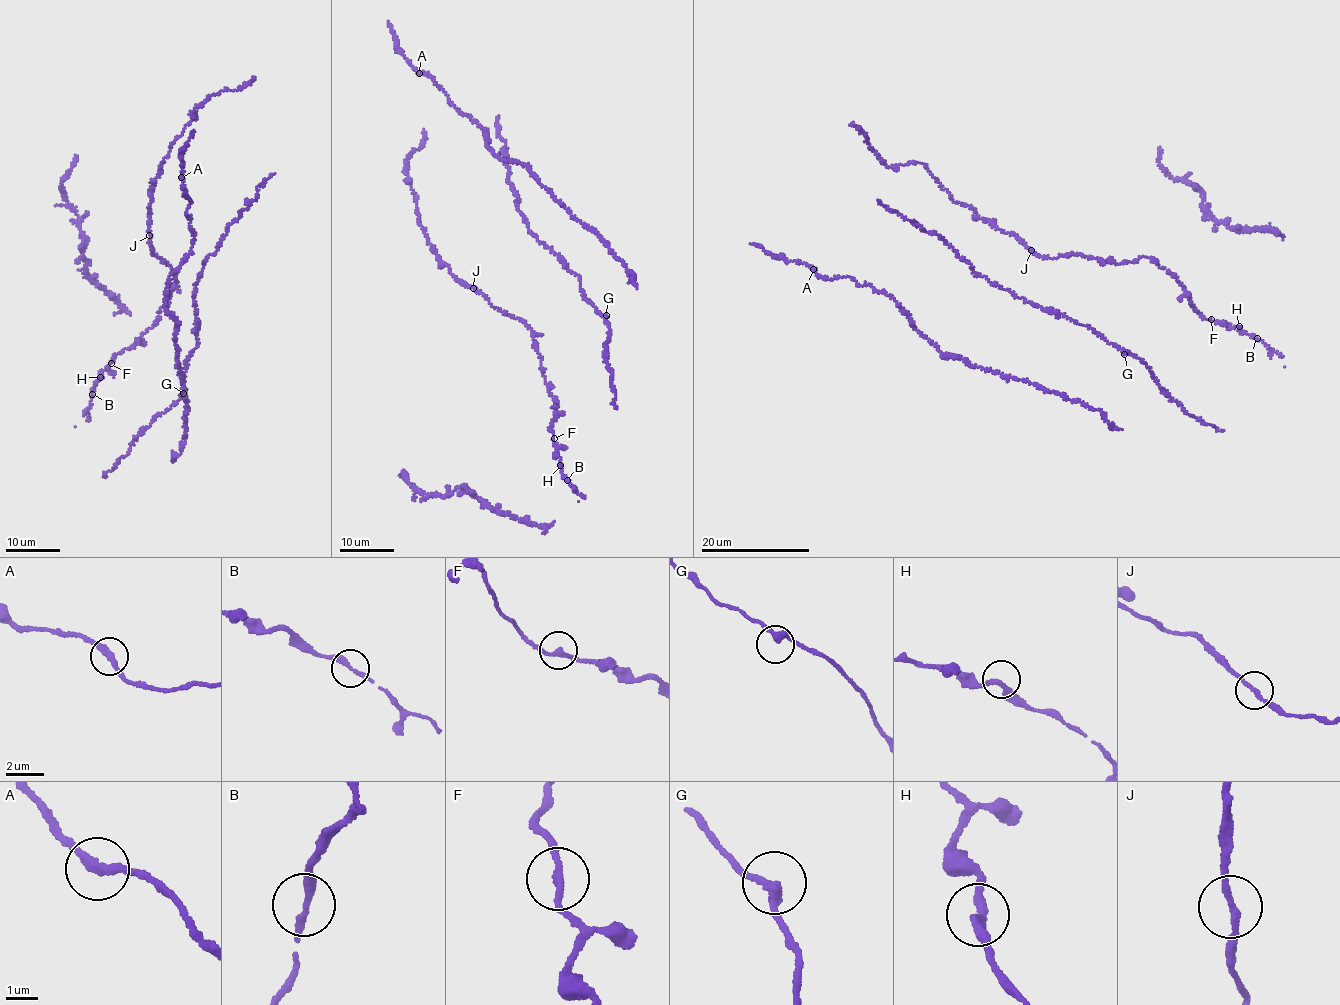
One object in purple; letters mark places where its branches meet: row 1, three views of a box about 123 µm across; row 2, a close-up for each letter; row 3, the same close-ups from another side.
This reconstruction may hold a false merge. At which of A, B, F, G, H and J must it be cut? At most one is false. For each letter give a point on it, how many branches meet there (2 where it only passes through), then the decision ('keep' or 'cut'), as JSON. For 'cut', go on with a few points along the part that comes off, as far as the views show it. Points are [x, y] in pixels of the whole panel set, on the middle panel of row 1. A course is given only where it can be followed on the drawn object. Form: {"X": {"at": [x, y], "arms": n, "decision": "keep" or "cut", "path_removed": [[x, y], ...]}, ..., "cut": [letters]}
{"A": {"at": [419, 73], "arms": 2, "decision": "keep"}, "B": {"at": [567, 480], "arms": 2, "decision": "keep"}, "F": {"at": [554, 438], "arms": 2, "decision": "keep"}, "G": {"at": [606, 315], "arms": 2, "decision": "keep"}, "H": {"at": [560, 465], "arms": 2, "decision": "keep"}, "J": {"at": [473, 288], "arms": 2, "decision": "keep"}, "cut": []}

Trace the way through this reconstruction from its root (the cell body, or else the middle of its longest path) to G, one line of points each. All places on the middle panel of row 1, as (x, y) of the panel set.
G: (580, 290), (587, 301), (606, 315)

